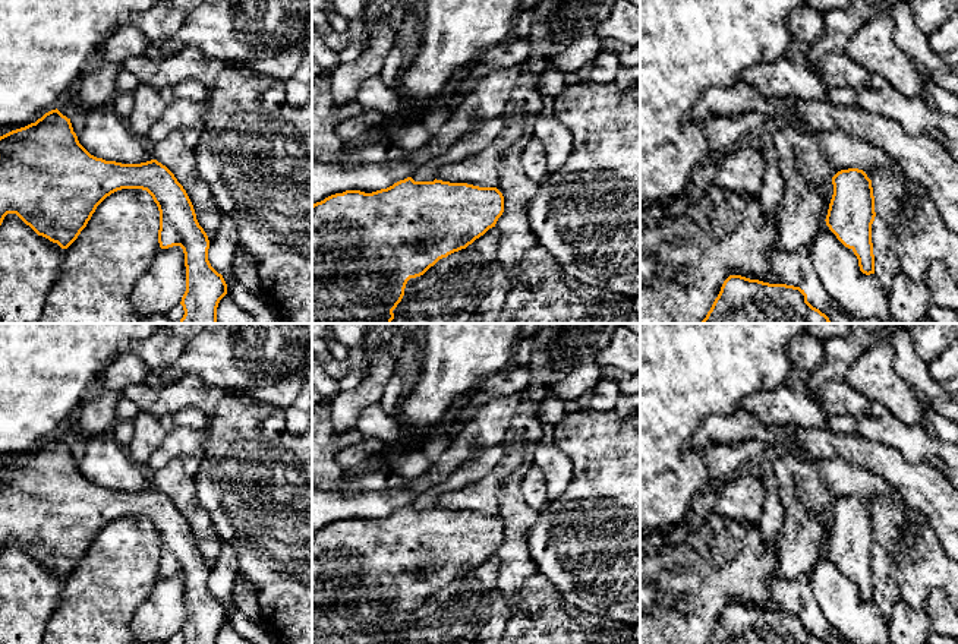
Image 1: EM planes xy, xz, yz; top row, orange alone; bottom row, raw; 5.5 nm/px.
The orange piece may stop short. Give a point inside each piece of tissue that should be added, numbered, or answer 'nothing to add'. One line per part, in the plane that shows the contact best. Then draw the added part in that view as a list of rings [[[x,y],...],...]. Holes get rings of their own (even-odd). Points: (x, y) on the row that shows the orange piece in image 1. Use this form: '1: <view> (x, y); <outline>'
nothing to add

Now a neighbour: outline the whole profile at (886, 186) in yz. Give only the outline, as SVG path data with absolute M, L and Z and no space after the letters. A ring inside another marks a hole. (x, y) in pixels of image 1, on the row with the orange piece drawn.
M879 167L875 168L872 180L876 212L872 224L875 275L886 293L894 284L894 277L899 272L899 261L894 250L892 239L896 224L898 198L904 180L905 177Z

